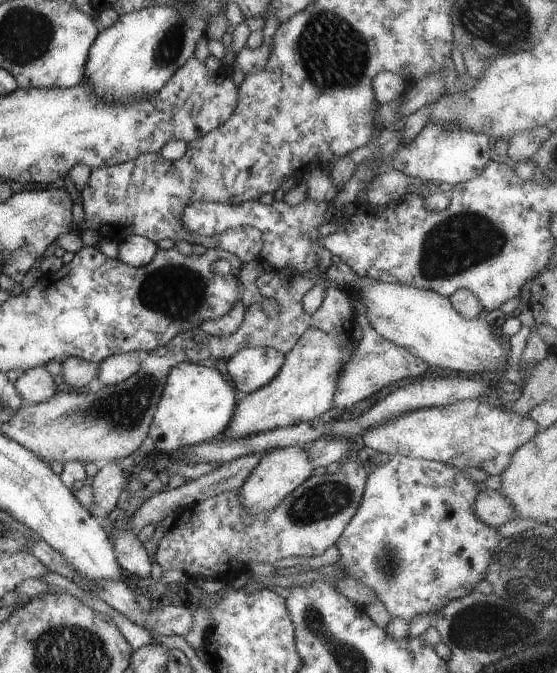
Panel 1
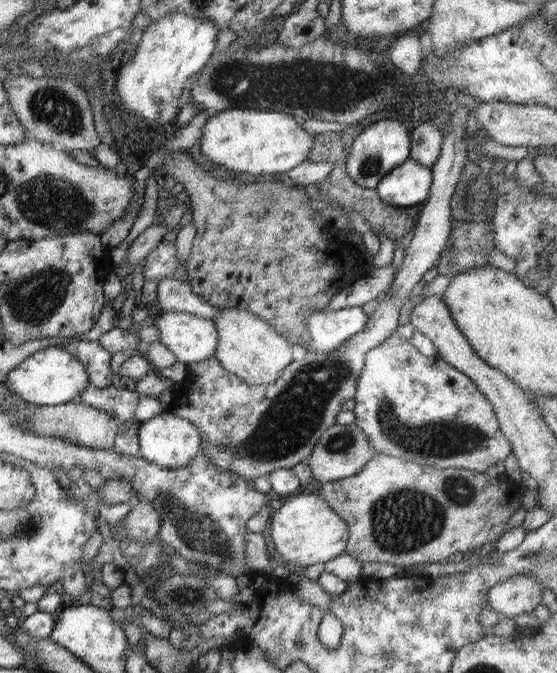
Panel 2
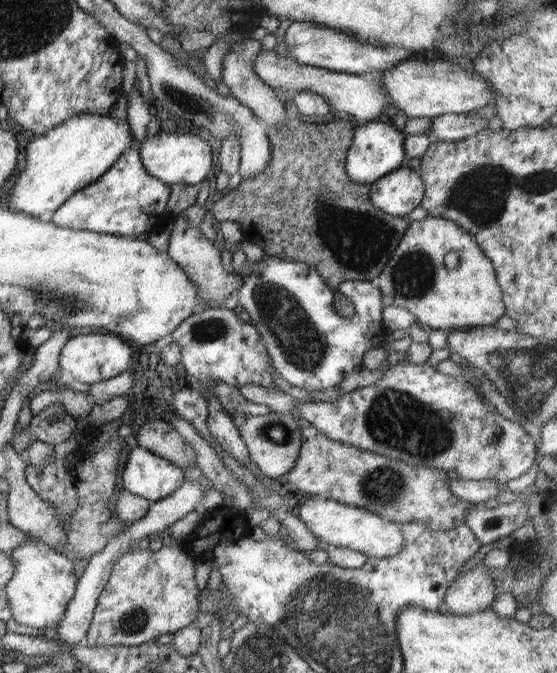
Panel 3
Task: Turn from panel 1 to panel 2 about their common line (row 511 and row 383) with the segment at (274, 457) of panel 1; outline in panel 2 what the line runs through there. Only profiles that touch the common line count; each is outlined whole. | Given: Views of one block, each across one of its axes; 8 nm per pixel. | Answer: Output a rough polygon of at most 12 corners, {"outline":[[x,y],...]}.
{"outline":[[220,307],[214,357],[248,384],[270,384],[292,344],[260,316]]}

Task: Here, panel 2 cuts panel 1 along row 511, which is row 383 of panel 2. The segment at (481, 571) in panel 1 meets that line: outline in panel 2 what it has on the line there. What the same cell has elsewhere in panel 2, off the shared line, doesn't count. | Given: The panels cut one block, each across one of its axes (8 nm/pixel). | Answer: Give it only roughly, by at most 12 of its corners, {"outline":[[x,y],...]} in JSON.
{"outline":[[397,334],[367,352],[354,423],[378,453],[486,472],[493,404]]}

